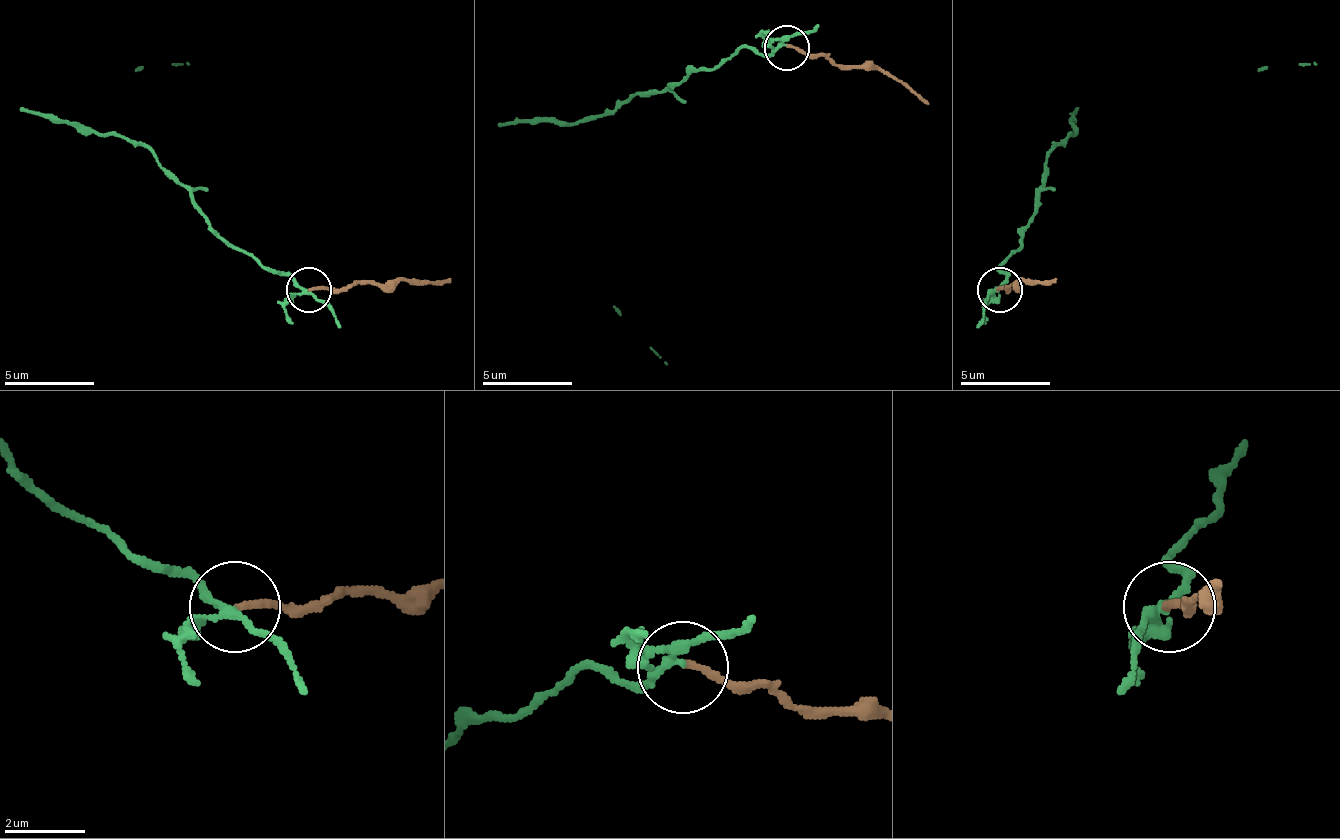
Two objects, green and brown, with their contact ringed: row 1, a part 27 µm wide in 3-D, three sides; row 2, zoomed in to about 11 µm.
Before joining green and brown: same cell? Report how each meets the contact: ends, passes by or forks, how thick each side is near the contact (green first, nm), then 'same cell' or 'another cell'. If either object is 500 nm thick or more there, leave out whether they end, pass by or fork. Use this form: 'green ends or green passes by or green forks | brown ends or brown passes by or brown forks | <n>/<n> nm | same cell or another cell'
green forks | brown ends | 170/180 nm | another cell

